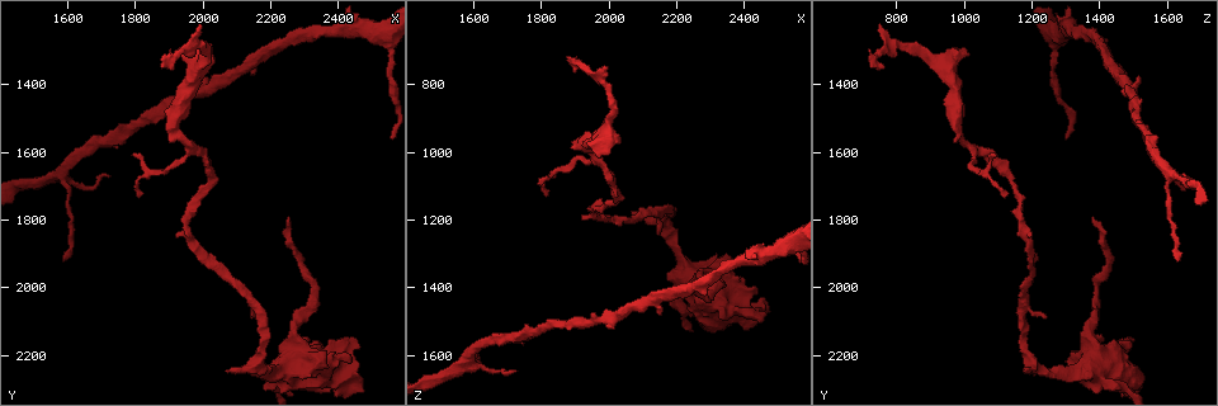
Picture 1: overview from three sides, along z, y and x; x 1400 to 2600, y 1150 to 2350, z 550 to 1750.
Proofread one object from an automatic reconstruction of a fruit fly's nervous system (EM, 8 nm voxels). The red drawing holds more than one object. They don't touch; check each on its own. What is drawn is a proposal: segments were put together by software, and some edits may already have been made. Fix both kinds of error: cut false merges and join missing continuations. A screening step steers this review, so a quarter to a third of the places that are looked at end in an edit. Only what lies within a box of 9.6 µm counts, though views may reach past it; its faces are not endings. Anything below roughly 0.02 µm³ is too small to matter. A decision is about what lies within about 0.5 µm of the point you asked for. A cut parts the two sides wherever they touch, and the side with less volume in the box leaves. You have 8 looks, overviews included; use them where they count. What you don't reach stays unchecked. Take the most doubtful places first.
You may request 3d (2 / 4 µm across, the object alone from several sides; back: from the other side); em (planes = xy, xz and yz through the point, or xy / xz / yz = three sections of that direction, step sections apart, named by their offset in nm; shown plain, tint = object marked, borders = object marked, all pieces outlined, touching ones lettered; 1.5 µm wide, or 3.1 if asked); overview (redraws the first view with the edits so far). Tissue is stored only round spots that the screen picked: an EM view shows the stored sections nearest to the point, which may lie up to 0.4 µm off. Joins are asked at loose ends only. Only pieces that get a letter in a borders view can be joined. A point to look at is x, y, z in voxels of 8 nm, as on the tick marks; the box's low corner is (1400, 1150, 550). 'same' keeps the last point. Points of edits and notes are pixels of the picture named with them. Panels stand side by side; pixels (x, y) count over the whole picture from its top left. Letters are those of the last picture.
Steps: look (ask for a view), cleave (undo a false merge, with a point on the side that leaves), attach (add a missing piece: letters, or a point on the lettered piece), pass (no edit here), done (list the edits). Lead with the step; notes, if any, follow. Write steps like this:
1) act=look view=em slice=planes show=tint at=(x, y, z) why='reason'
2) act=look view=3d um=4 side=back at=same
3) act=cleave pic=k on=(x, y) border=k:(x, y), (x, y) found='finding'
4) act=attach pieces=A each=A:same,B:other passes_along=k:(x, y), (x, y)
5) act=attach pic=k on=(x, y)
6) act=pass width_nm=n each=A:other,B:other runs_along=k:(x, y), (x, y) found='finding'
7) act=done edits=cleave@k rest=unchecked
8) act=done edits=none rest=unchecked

act=look view=3d um=2 side=back at=(2250, 1800, 1370) why='end of a long branch'

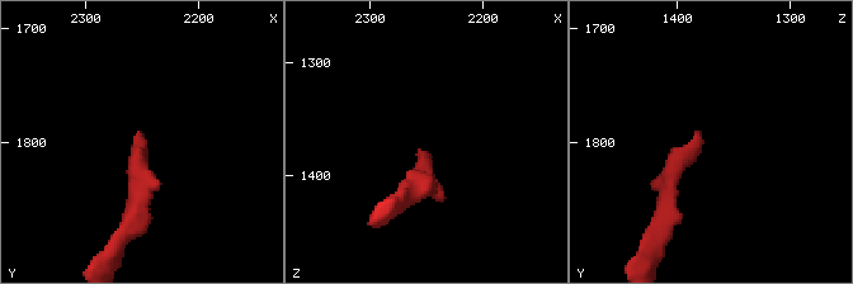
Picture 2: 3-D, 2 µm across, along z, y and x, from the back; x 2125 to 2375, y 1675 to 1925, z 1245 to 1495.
act=look view=em slice=planes show=plain at=(2248, 1796, 1378) why='shape alone is not enough'

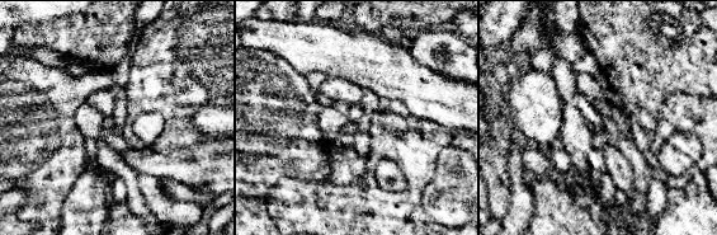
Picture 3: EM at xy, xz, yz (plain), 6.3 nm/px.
act=look view=em slice=planes show=borders at=same why='see the neighbours'

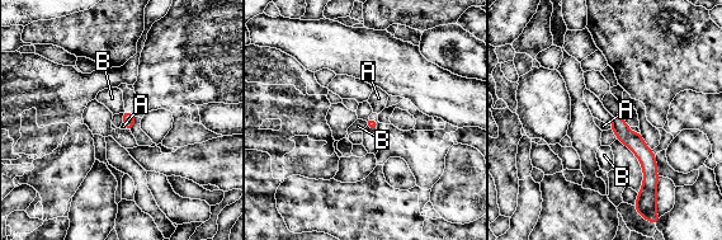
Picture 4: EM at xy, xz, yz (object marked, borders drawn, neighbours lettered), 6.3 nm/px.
act=pass longest_contact=B:40nm each=A:other,B:other runs_along=4:(614, 118), (646, 156), (649, 179) found='none of them fits'

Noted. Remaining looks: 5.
act=look view=3d um=4 at=(2070, 2260, 1180)

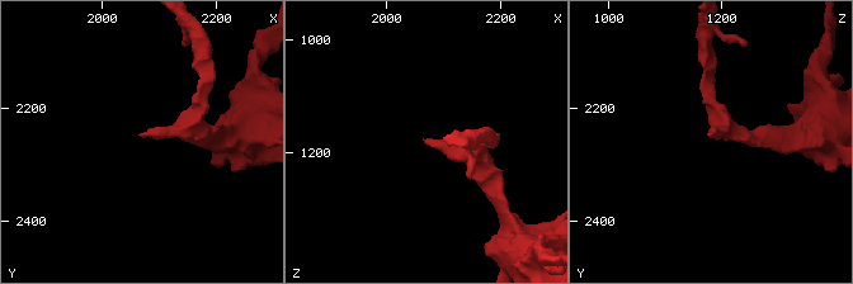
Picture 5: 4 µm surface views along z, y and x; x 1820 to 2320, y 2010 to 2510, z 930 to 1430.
act=look view=em slice=planes show=borders at=(2070, 2255, 1180)

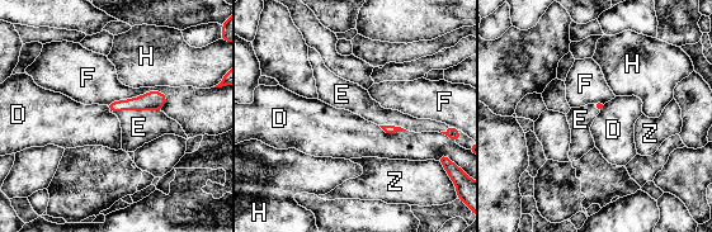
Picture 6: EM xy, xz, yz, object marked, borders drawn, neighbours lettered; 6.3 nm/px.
act=attach pic=6 on=(138, 127) each=D:other,E:same,F:other,H:other,Z:other passes_along=6:(154, 100), (136, 109), (138, 127) found='it goes on there'

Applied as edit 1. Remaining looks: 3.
act=look view=overview

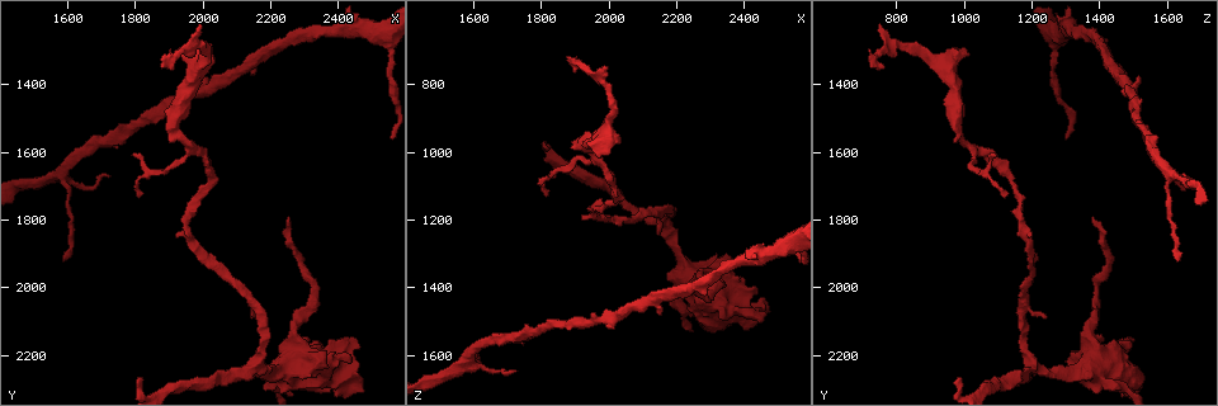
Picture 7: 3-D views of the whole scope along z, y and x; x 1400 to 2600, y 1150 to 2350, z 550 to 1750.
act=look view=em slice=xy step=4 show=borders at=(1990, 1220, 750) why='tapers out'

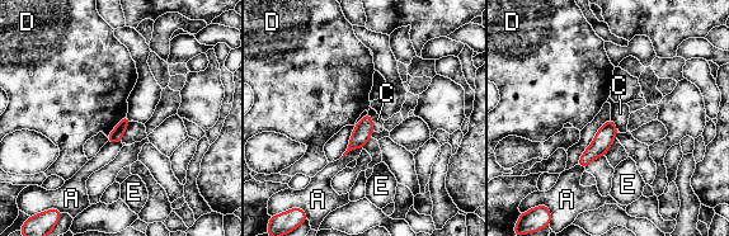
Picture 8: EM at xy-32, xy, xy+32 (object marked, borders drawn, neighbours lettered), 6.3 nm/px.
act=pass each=A:other,C:other,D:other,E:other border=8:(126, 114), (107, 137) found='none of them fits'

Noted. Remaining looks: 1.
act=done edits=attach@6 rest=unchecked

